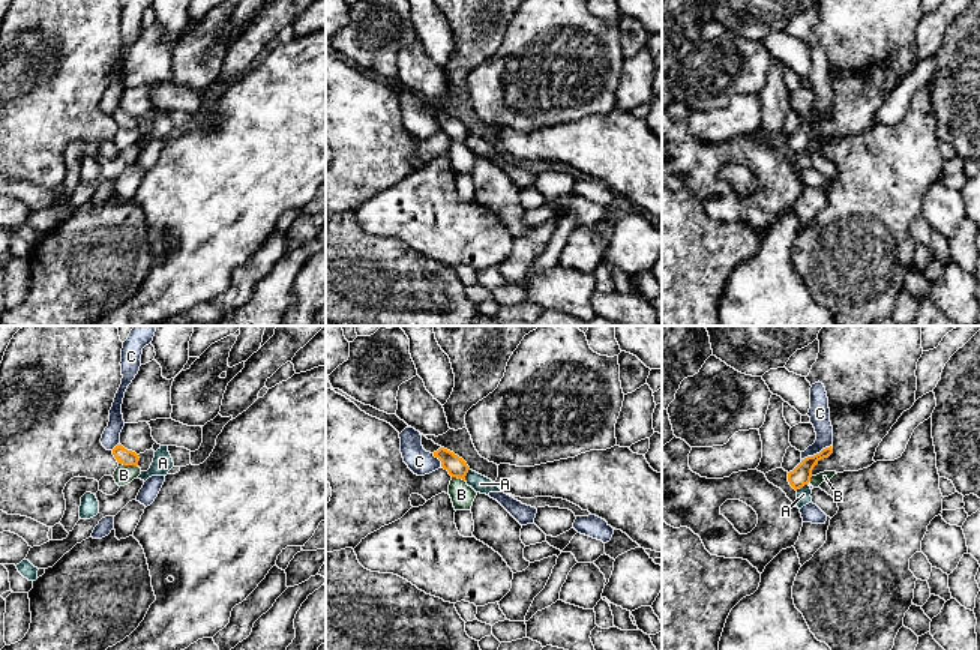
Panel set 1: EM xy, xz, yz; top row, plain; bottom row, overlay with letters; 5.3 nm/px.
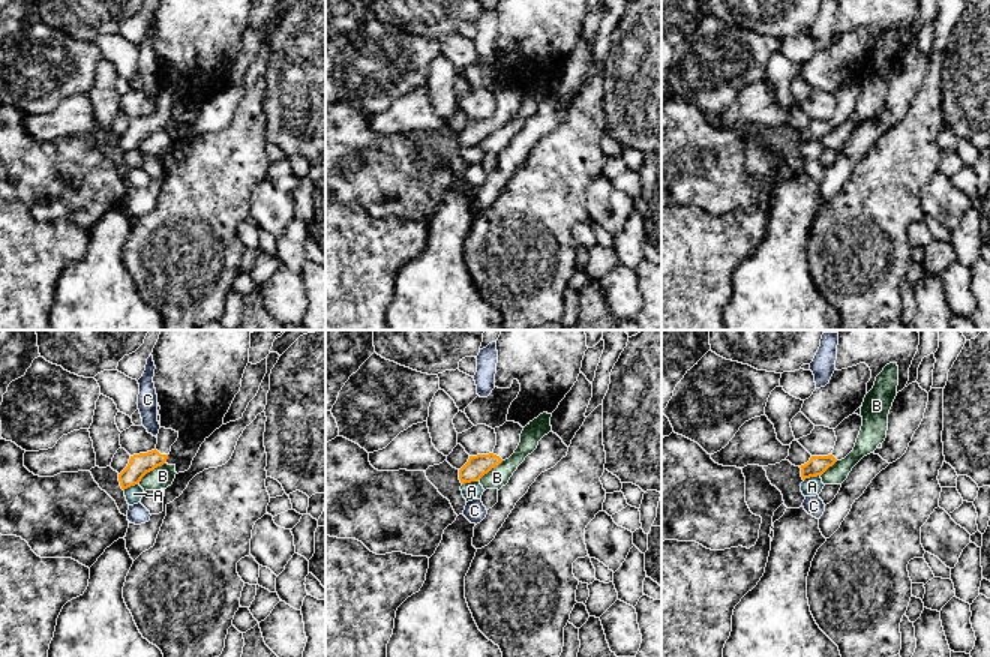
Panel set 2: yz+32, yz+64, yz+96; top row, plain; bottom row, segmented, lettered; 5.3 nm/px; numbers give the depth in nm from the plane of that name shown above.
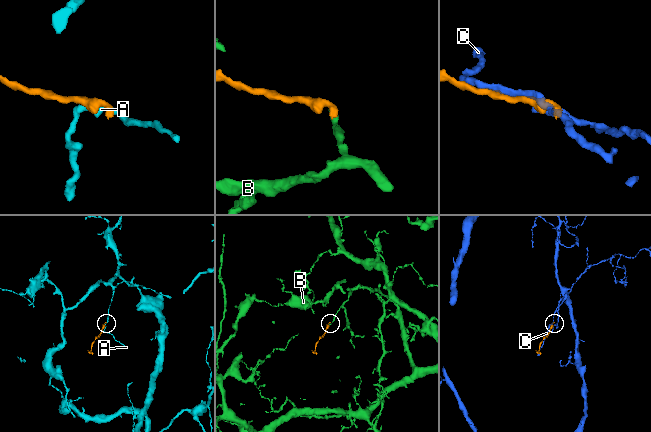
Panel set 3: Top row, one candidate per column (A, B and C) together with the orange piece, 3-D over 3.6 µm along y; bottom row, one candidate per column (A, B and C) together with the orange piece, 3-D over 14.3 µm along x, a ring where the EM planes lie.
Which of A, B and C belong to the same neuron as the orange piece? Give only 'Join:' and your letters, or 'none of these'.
Join: none of these

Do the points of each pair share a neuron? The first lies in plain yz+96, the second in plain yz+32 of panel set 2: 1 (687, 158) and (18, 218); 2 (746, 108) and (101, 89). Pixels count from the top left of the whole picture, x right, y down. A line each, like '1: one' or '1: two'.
1: two
2: two

